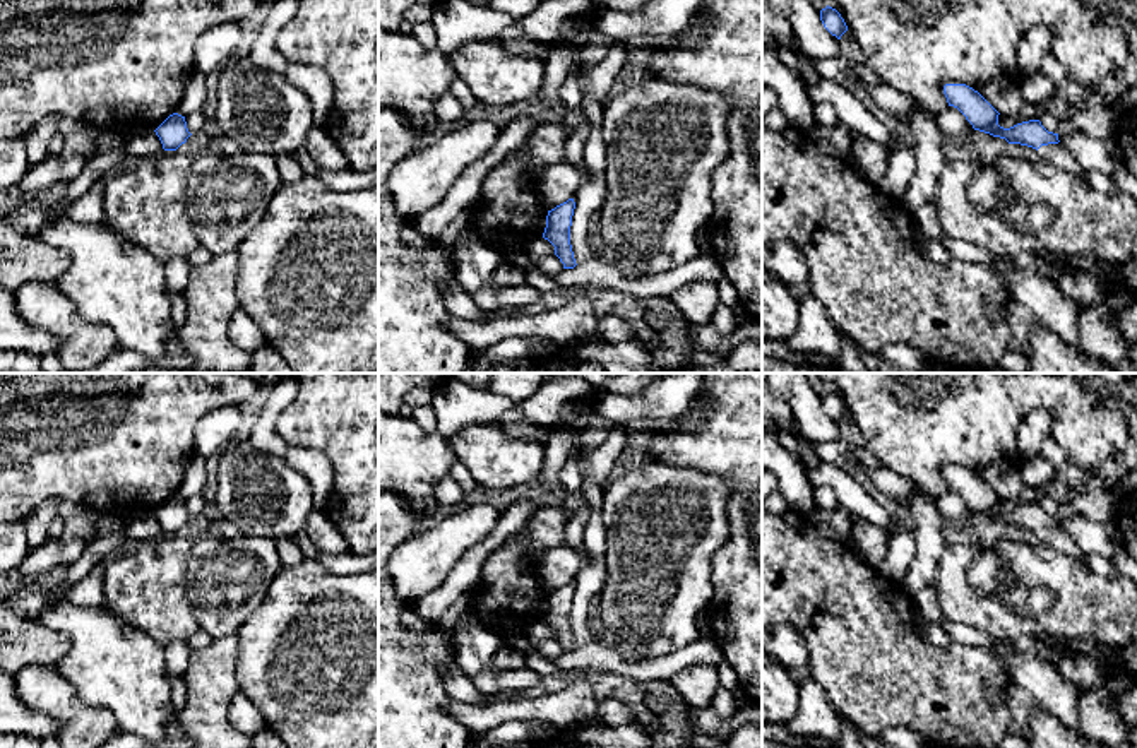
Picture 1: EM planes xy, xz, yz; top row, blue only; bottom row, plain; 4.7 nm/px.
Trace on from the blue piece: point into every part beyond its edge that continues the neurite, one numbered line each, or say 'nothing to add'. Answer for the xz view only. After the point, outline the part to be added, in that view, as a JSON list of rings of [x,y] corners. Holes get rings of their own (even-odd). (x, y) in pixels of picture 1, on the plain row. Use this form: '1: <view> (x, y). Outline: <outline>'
nothing to add

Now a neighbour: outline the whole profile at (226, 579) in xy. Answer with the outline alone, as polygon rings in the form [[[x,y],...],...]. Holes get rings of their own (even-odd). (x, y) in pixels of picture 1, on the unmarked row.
[[[205,531],[192,543],[185,575],[199,628],[212,638],[236,635],[279,570],[276,541],[241,534],[221,539]]]

